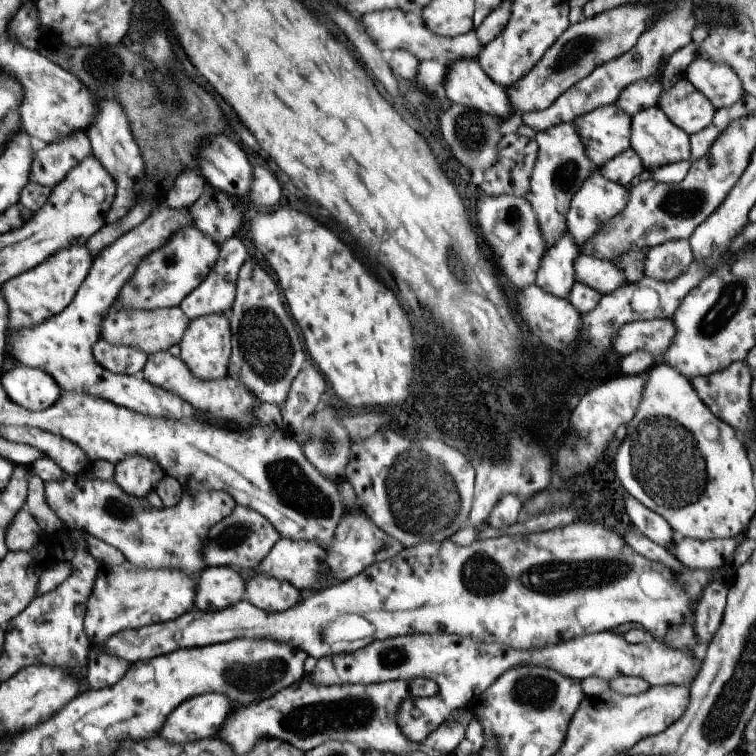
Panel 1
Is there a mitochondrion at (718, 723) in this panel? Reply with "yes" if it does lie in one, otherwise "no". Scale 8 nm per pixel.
yes

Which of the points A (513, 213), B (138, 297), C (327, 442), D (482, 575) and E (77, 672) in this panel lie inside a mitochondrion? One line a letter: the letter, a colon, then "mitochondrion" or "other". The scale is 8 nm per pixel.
A: mitochondrion
B: mitochondrion
C: mitochondrion
D: mitochondrion
E: other

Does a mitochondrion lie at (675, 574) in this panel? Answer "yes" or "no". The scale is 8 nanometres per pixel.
no

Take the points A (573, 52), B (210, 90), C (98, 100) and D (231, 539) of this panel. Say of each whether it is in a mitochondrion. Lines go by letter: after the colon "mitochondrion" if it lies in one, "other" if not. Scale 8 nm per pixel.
A: mitochondrion
B: other
C: other
D: mitochondrion

